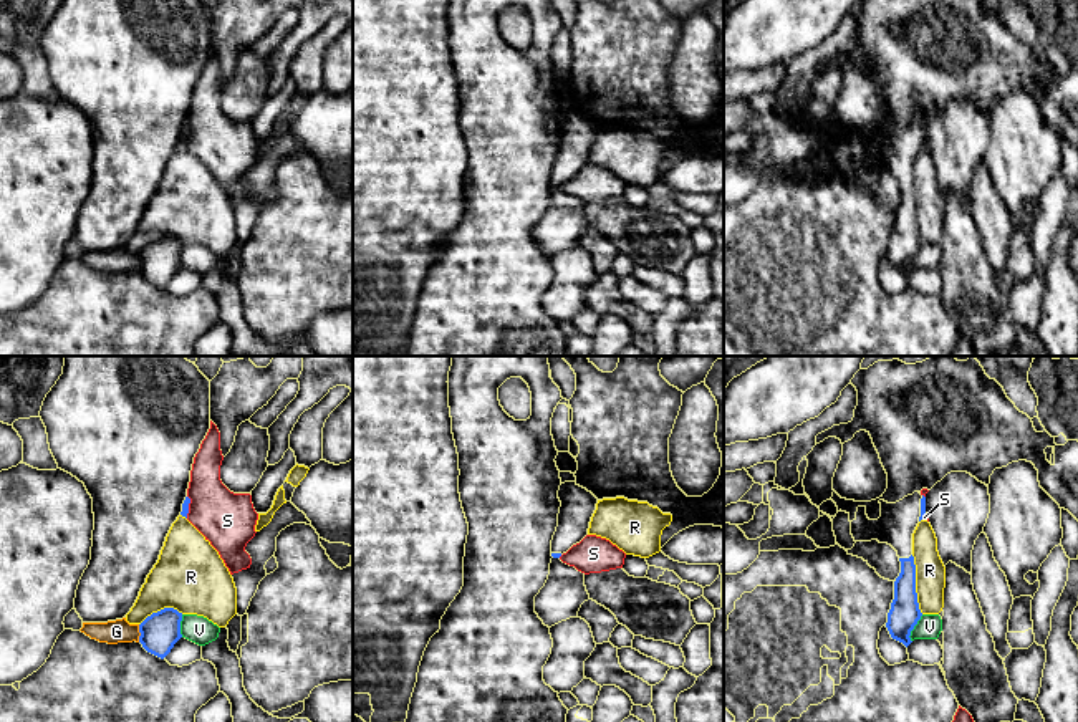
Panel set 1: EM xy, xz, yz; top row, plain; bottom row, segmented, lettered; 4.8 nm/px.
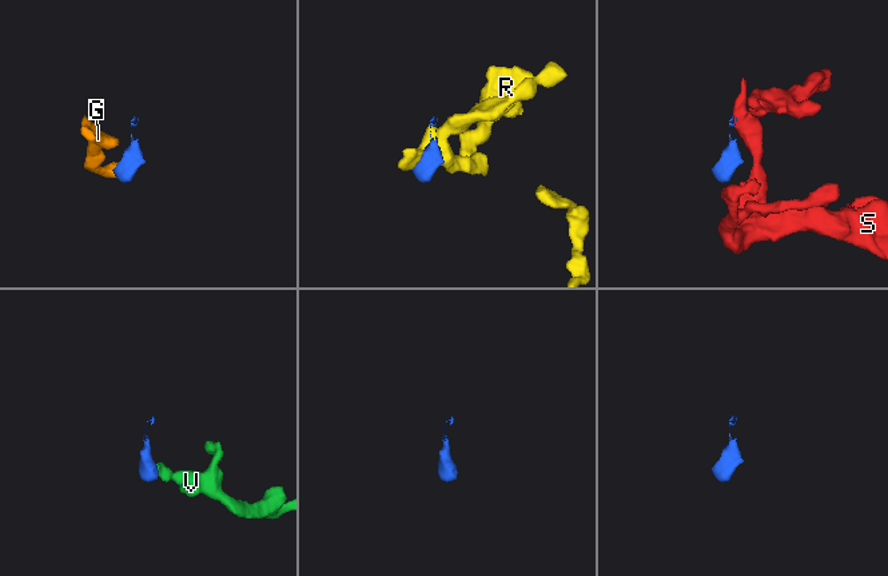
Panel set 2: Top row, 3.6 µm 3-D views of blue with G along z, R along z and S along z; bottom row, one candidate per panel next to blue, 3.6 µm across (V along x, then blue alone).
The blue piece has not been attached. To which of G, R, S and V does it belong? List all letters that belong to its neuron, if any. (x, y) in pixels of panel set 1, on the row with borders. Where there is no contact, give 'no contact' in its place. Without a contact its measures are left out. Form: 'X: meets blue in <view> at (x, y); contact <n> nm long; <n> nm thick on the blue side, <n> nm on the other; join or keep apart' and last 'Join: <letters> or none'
G: meets blue in xy at (139, 631); contact 90 nm long; 190 nm thick on the blue side, 110 nm on the other; keep apart
R: meets blue in yz at (914, 585); contact 300 nm long; 150 nm thick on the blue side, 140 nm on the other; keep apart
S: meets blue in xy at (187, 507); contact 110 nm long; 40 nm thick on the blue side, 280 nm on the other; keep apart
V: meets blue in yz at (913, 628); contact 150 nm long; 150 nm thick on the blue side, 120 nm on the other; keep apart
Join: none

